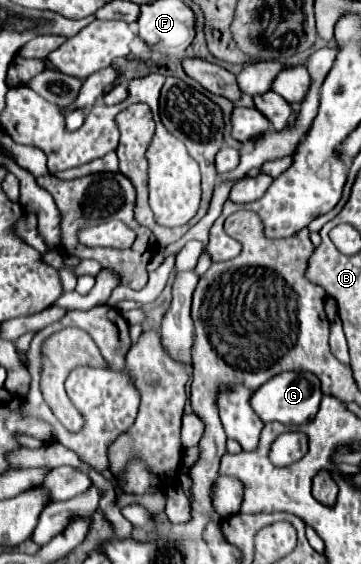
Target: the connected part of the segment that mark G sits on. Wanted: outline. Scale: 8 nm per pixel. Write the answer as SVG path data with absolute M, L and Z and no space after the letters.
M286 371L282 375L276 375L274 379L270 379L270 383L262 385L250 399L254 411L260 415L264 423L280 421L284 425L304 425L312 421L320 409L320 401L322 401L322 393L320 393L318 377L296 371Z

